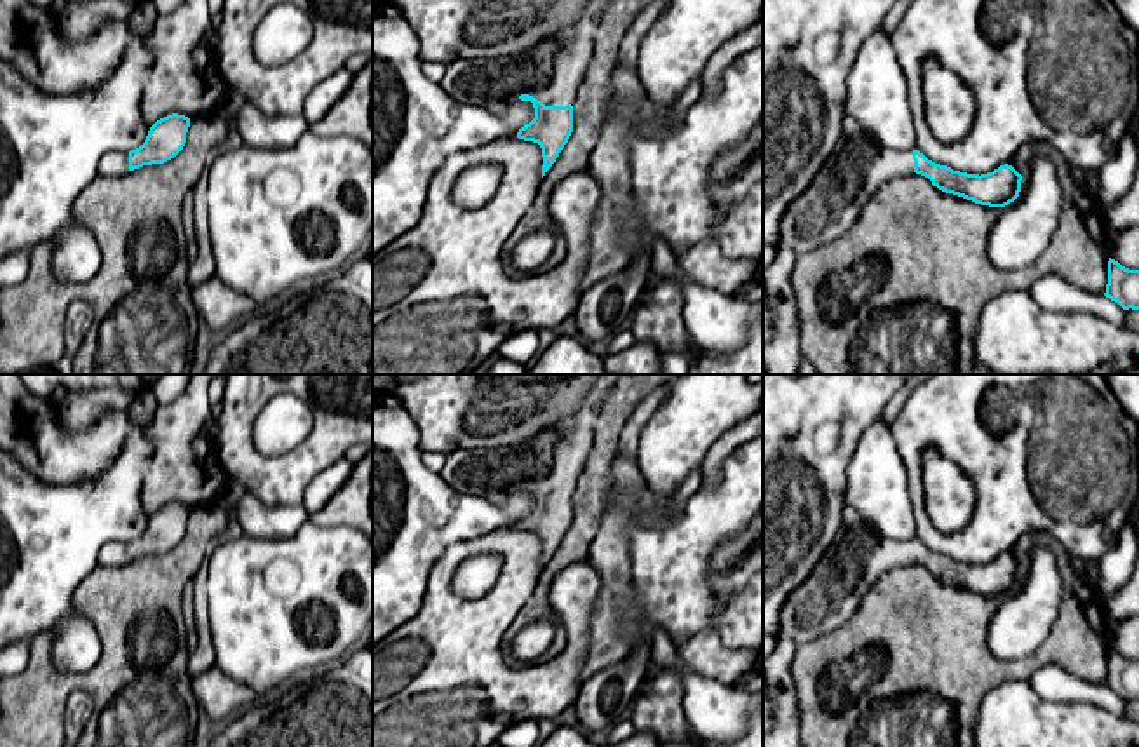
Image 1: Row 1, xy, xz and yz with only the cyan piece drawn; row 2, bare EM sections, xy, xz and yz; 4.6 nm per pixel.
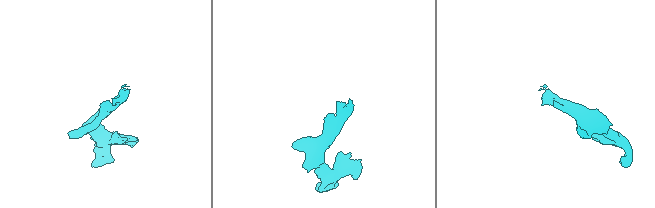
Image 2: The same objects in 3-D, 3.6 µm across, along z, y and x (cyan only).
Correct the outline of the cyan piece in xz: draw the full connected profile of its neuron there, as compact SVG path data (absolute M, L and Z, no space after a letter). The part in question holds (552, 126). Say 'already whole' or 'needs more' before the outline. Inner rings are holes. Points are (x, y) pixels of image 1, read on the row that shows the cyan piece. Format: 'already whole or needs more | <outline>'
needs more | M608 2L589 3L563 45L547 42L516 57L456 59L441 80L453 99L493 111L502 111L517 99L531 101L535 118L510 138L540 145L542 178L573 132L571 104L589 68L594 33Z

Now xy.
needs more | M178 113L157 120L139 148L131 150L129 153L104 153L98 165L98 176L118 178L143 165L164 164L174 158L186 143L188 127L190 118Z

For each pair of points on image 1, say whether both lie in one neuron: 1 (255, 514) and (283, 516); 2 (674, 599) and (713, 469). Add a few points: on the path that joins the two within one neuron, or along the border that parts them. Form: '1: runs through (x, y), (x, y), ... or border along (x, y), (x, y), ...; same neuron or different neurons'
1: runs through (262, 516), (276, 516); same neuron
2: border along (730, 451), (718, 479), (702, 490); different neurons

